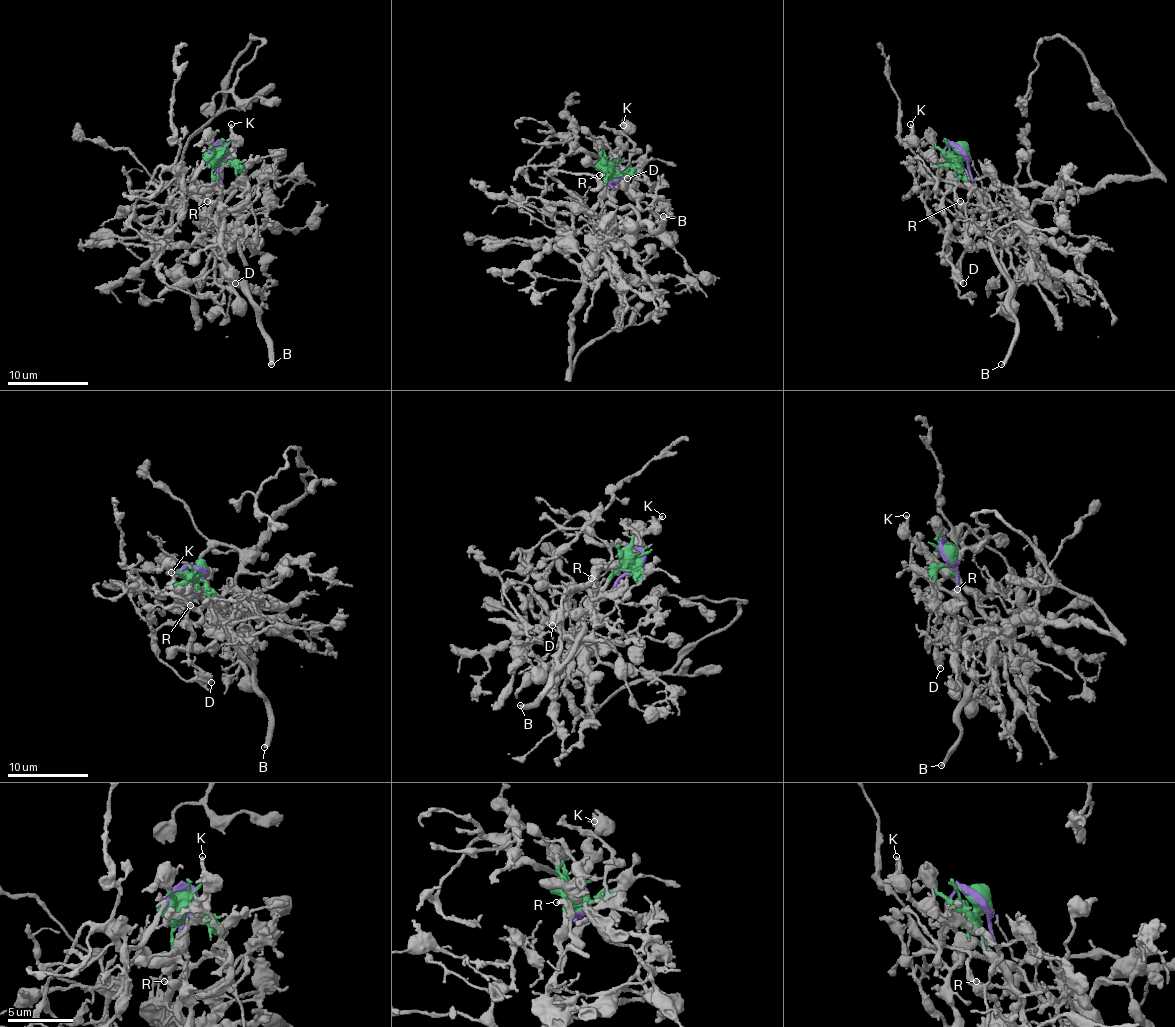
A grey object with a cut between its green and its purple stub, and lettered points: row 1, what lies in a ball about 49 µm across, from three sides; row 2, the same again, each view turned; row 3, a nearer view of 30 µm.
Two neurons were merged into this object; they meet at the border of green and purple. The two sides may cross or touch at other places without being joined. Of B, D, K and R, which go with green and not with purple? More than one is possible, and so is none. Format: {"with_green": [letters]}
{"with_green": ["D", "K"]}

